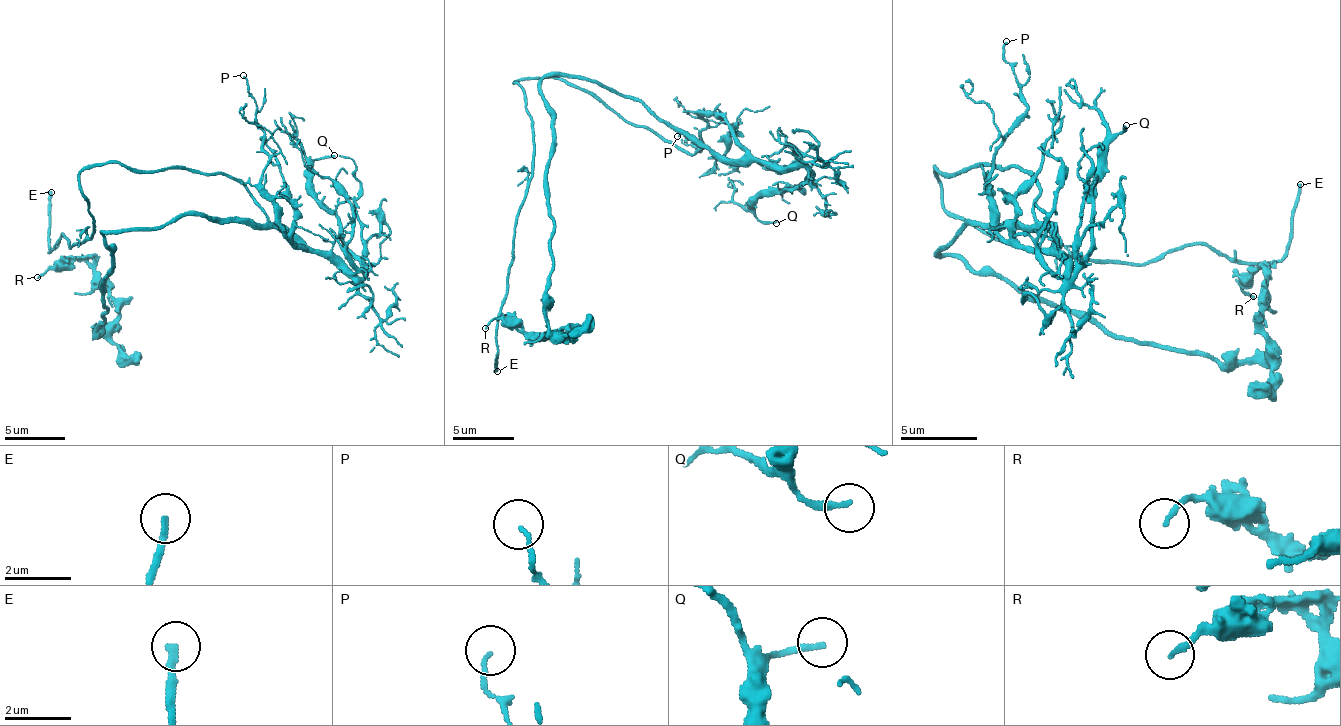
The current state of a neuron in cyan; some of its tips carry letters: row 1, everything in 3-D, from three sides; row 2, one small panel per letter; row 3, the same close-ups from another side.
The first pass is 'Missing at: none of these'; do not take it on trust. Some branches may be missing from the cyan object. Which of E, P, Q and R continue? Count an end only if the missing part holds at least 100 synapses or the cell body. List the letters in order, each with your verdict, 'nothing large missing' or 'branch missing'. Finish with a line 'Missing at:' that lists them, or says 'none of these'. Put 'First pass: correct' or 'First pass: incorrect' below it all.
E: branch missing
P: nothing large missing
Q: nothing large missing
R: nothing large missing
Missing at: E
First pass: incorrect

